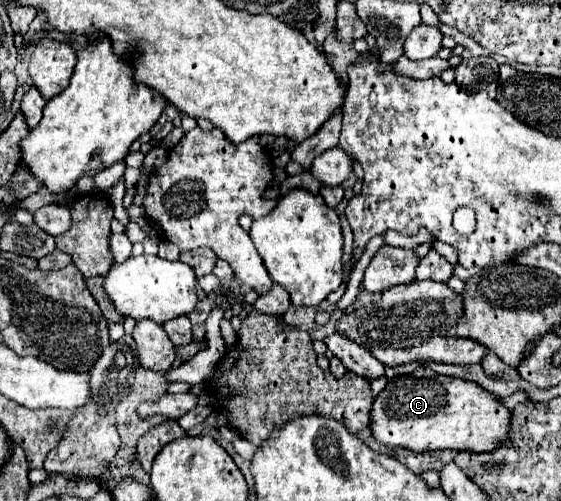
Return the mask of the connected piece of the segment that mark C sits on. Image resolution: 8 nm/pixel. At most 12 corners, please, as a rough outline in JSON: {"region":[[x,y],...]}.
{"region":[[430,368],[372,406],[380,444],[492,452],[512,412]]}

